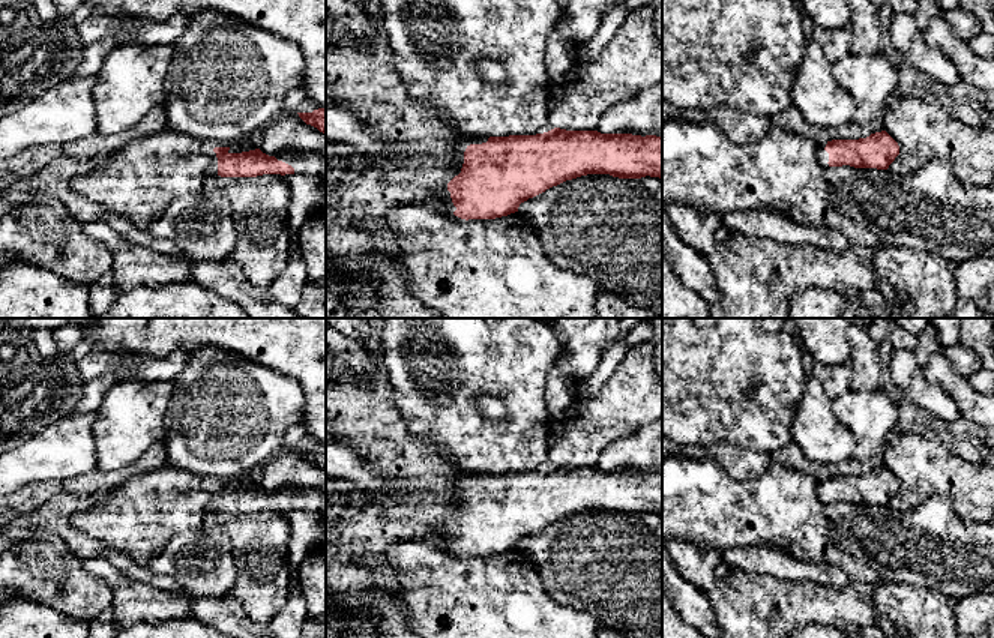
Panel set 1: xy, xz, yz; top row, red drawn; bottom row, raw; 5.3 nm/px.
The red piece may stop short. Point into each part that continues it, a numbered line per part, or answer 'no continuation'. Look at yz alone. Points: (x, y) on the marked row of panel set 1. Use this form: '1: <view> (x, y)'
1: yz (822, 155)

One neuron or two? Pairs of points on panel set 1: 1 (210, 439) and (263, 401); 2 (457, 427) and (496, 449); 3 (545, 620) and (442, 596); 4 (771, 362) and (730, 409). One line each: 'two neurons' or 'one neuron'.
1: one neuron
2: one neuron
3: one neuron
4: one neuron

